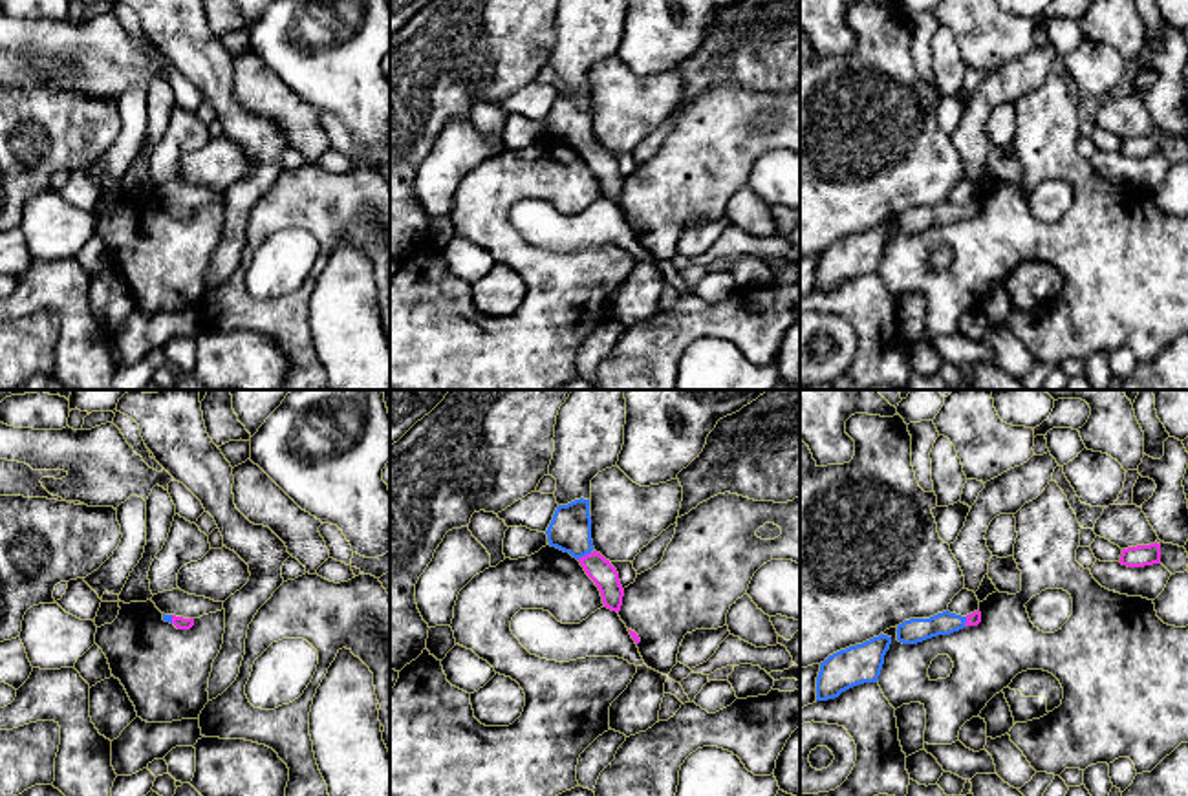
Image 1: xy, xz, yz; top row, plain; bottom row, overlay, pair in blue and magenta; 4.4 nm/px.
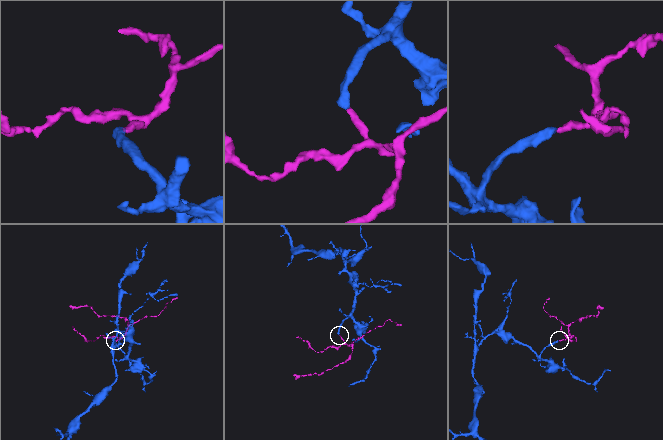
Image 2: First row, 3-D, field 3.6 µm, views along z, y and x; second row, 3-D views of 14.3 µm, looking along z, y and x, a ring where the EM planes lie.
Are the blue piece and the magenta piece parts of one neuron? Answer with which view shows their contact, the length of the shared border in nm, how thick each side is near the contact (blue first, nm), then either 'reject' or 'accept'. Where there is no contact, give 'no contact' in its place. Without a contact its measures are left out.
contact in xz; length 70 nm; calibres 190 and 110 nm; accept

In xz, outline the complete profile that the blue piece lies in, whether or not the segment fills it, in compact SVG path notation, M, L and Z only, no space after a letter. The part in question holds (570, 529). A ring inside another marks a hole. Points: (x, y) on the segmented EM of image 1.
M580 498L558 505L545 534L551 547L569 553L580 562L599 587L604 608L619 613L624 589L617 569L593 547L589 500Z

